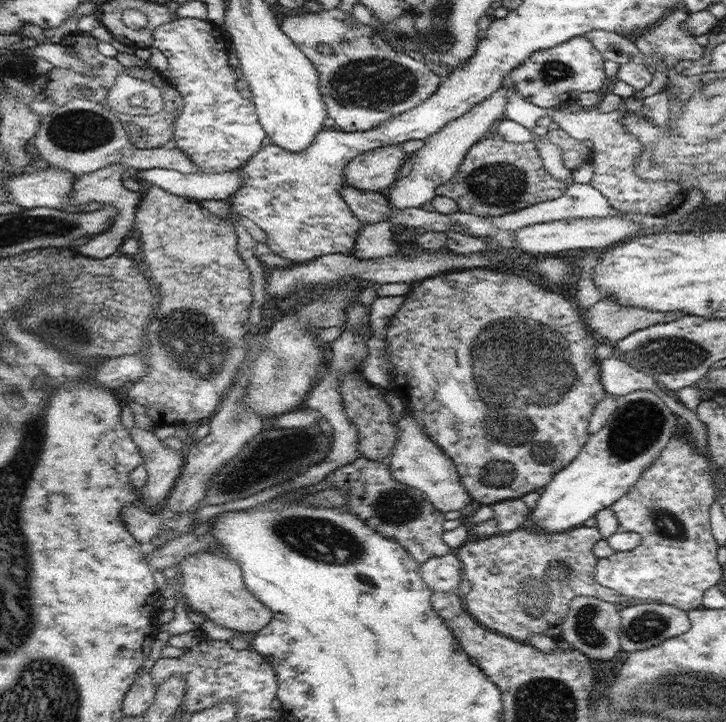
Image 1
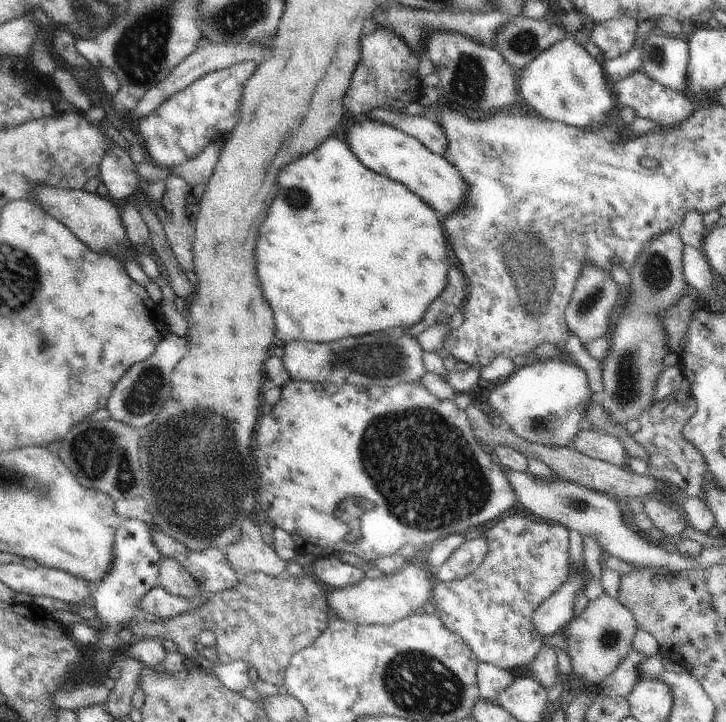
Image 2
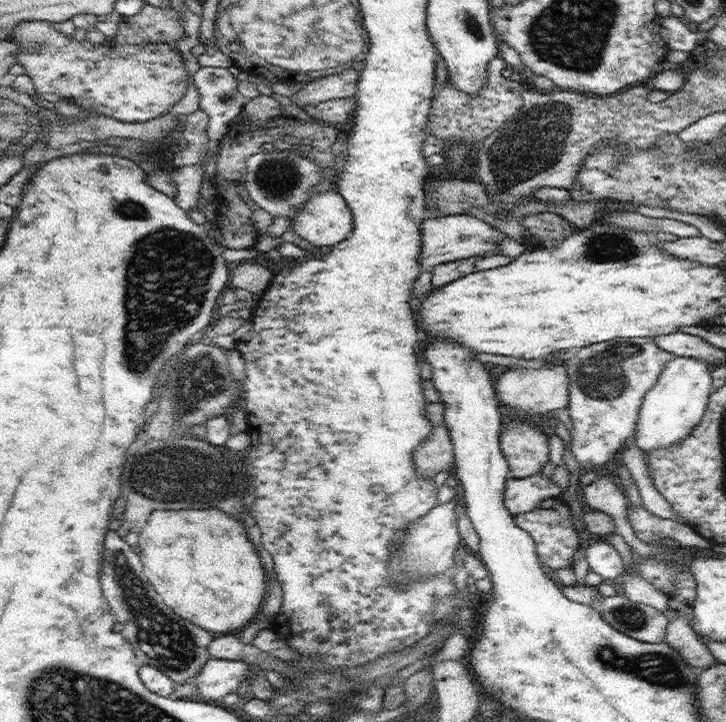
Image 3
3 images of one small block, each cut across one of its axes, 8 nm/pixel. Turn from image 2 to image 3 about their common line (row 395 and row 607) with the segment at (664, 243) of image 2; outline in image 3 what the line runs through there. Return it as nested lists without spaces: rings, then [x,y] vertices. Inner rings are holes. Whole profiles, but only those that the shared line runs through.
[[[622,593],[604,596],[598,607],[603,620],[622,634],[642,642],[665,641],[669,619],[657,608],[634,602]]]

